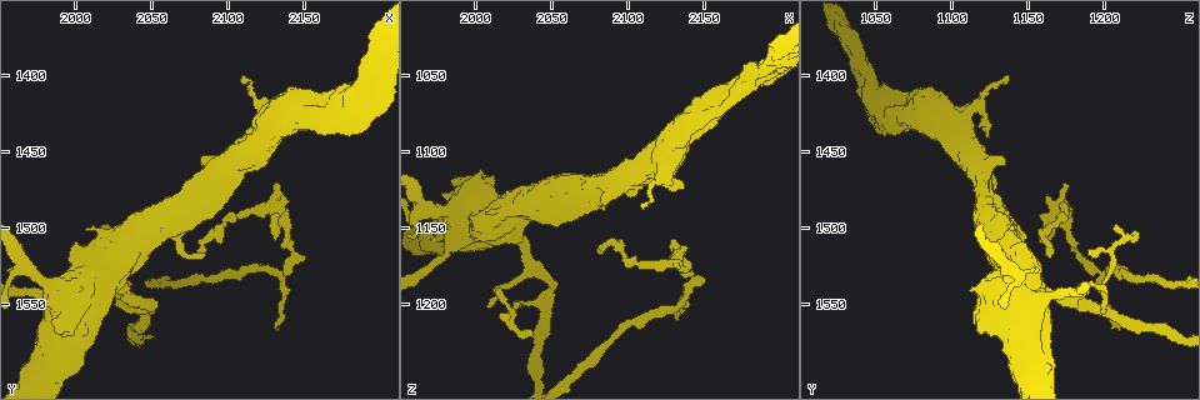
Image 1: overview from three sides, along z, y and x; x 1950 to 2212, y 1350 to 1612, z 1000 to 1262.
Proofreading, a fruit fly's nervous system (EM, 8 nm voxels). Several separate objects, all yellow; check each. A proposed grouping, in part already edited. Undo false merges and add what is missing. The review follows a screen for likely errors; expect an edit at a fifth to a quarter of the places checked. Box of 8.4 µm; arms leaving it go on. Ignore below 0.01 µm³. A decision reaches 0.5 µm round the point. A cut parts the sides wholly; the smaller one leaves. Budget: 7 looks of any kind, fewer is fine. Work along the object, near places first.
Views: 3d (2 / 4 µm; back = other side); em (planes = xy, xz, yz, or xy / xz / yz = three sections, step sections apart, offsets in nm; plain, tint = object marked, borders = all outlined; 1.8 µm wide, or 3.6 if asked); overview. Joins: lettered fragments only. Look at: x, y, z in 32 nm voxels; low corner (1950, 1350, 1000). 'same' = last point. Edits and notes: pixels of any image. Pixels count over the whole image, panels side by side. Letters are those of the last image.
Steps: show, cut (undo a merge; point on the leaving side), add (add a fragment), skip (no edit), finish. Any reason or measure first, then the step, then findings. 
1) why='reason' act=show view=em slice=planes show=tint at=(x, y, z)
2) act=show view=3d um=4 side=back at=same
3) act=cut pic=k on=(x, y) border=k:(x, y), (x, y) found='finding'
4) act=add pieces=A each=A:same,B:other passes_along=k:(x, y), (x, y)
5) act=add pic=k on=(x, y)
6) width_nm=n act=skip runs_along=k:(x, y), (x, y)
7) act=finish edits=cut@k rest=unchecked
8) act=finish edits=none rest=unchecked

why='sudden change in width' act=show view=em um=3.6 slice=planes show=borders at=(2180, 1418, 1050)

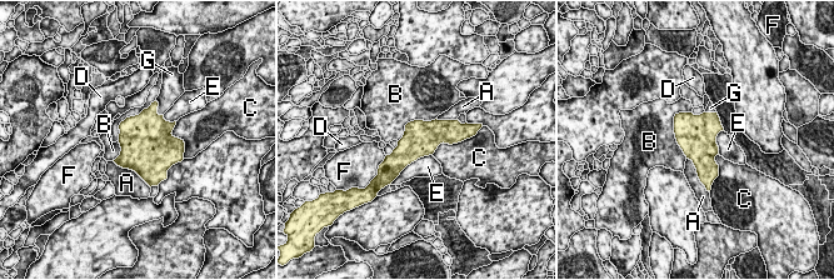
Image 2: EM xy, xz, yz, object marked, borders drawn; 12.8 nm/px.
act=add pieces=G each=A:other,B:other,C:other,D:other,E:other,F:other,G:same found='it goes on there'

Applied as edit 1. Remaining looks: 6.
why='redraw' act=show view=overview

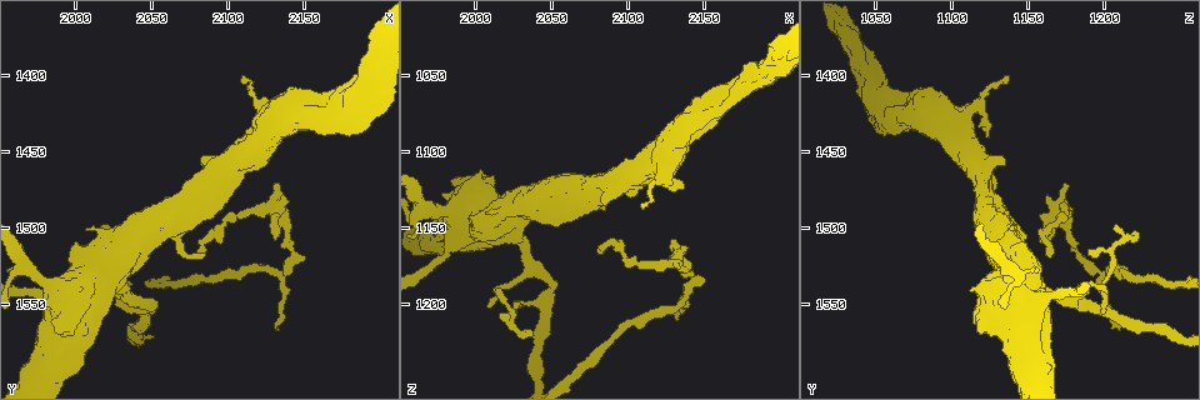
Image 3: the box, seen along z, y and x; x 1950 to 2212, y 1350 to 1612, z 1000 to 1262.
why='branch stops here' act=show view=em slice=xz step=16 show=borders at=(2130, 1506, 1164)

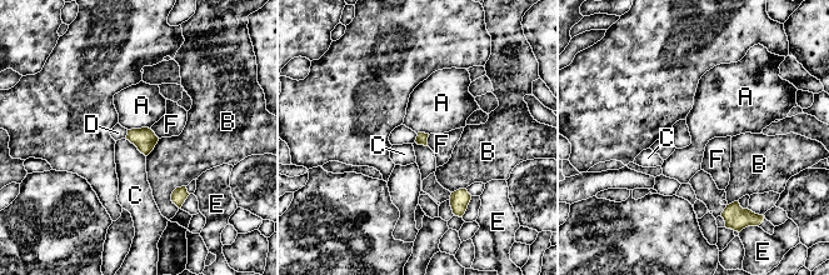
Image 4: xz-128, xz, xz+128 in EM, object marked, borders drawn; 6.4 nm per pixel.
act=show view=em slice=planes show=borders at=same

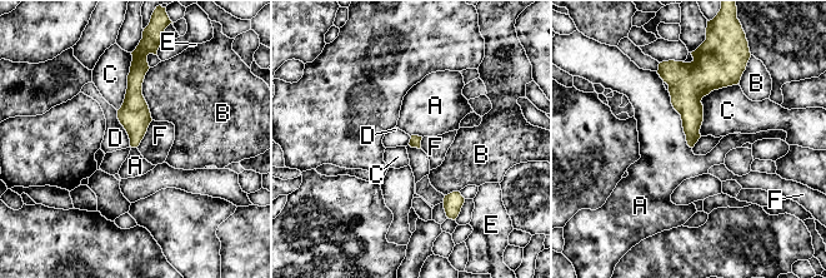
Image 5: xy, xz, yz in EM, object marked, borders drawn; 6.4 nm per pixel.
longest_contact=C:420nm act=skip each=A:other,B:other,C:other,D:other,E:other,F:other found='none of them fits'

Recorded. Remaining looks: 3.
act=finish edits=add@2 rest=unchecked

